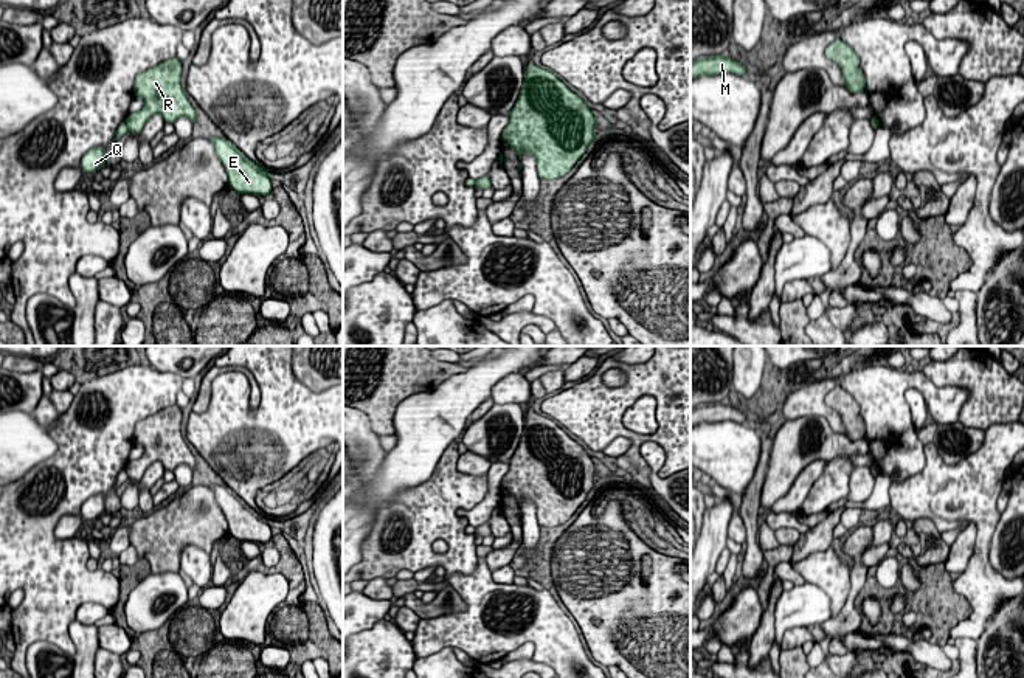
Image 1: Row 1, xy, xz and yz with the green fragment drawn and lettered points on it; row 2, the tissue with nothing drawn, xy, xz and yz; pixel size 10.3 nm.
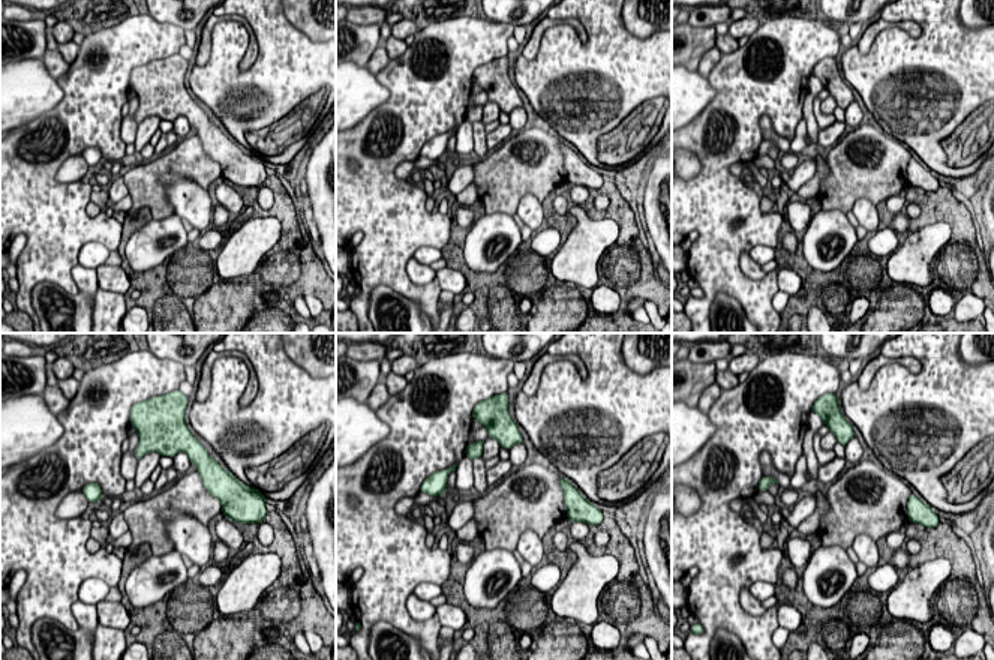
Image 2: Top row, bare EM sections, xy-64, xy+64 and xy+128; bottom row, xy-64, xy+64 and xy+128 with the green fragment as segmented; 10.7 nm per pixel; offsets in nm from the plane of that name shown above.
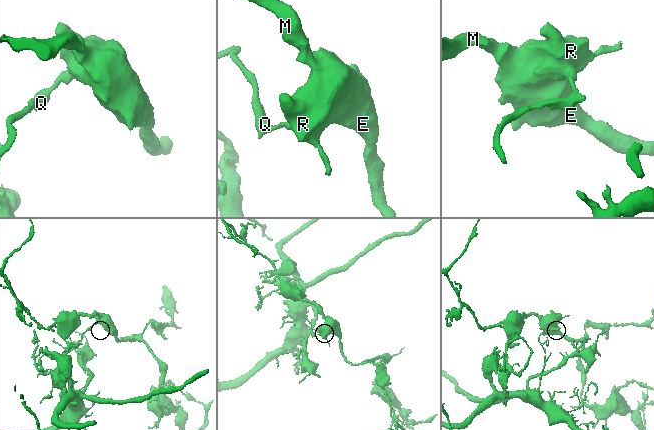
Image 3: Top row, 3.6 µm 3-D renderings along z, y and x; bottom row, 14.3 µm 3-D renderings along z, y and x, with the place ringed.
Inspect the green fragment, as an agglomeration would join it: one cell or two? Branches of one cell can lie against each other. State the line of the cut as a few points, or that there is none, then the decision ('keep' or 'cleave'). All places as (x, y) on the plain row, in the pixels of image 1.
xy (124, 469), (129, 477) | cleave

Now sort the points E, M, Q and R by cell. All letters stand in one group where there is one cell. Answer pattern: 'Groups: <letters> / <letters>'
Groups: E M R / Q

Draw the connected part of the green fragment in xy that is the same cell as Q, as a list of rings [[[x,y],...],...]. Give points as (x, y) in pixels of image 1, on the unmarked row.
[[[104,495],[90,496],[81,507],[81,515],[84,520],[96,520],[106,514],[106,498]]]

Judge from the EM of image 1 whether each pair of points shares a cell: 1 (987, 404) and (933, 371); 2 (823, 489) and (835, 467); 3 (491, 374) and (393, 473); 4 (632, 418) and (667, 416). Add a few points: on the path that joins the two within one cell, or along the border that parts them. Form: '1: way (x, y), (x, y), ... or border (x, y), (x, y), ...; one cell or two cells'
1: way (978, 390), (961, 373), (947, 373); one cell
2: way (827, 484), (833, 478), (833, 472); one cell
3: way (463, 393), (424, 428), (419, 446); one cell
4: border (652, 394), (643, 394), (624, 413), (627, 430); two cells

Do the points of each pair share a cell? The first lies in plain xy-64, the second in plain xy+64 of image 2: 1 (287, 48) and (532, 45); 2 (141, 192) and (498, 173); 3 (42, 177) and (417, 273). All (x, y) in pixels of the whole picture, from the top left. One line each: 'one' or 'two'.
1: two
2: one
3: two

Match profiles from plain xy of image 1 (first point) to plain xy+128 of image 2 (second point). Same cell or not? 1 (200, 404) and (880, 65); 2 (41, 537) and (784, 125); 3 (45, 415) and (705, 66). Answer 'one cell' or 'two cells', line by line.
1: two cells
2: one cell
3: one cell

